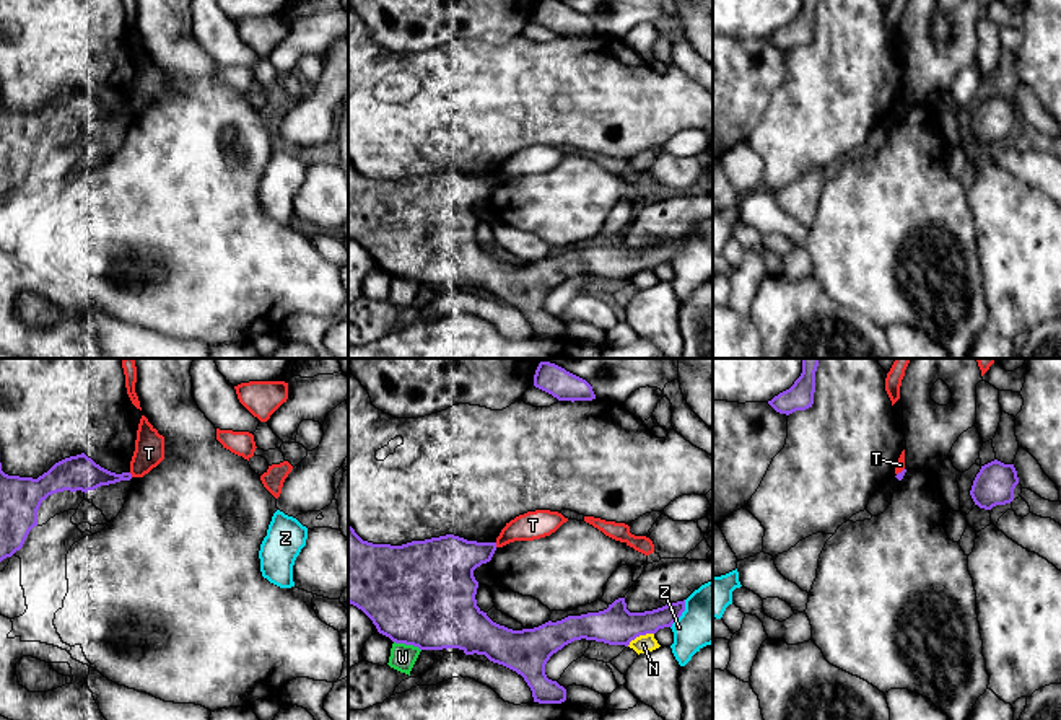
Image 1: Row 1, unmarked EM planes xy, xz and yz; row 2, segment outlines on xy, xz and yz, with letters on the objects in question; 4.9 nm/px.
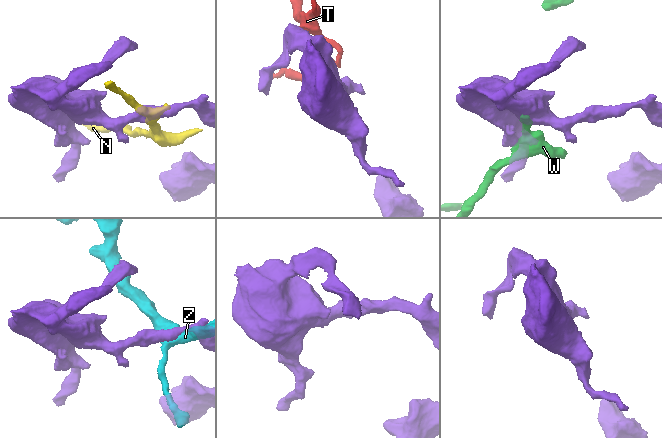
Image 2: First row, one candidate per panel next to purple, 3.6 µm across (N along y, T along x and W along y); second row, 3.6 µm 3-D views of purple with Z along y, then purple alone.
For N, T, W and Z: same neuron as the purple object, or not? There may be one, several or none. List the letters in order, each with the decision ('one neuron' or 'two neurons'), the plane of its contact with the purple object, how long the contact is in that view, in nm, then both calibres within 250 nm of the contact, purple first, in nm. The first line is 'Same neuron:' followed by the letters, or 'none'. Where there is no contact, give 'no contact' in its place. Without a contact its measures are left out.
Same neuron: none
N: two neurons; meets purple in xz; contact 150 nm long; 190 nm thick on the purple side, 90 nm on the other
T: two neurons; meets purple in xy; contact 30 nm long; 180 nm thick on the purple side, 150 nm on the other
W: two neurons; meets purple in xz; contact 140 nm long; 500 nm thick on the purple side, 130 nm on the other
Z: two neurons; meets purple in xz; contact 160 nm long; 130 nm thick on the purple side, 280 nm on the other

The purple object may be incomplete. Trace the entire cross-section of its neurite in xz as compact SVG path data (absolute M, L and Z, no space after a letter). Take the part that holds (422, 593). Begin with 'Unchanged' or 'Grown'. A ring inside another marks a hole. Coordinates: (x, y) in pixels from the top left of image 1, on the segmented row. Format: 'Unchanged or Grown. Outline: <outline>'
Unchanged. Outline: M348 525L348 603L395 643L459 648L516 671L539 704L566 700L566 689L545 674L547 661L565 645L586 639L628 647L640 635L672 627L685 611L683 599L630 612L625 598L618 598L599 612L513 630L493 622L475 599L474 570L490 562L495 551L496 542L454 534L402 546L373 544Z

